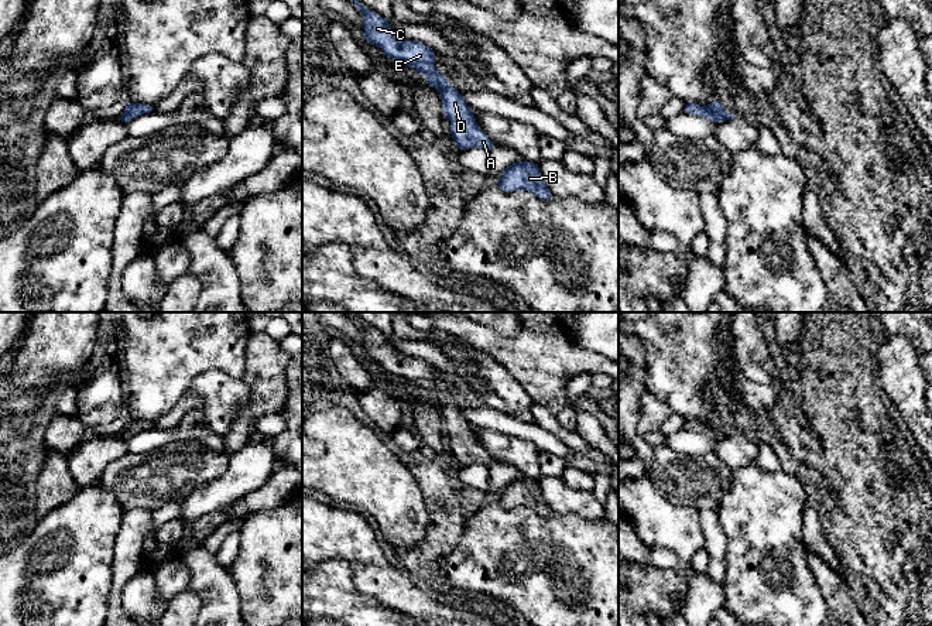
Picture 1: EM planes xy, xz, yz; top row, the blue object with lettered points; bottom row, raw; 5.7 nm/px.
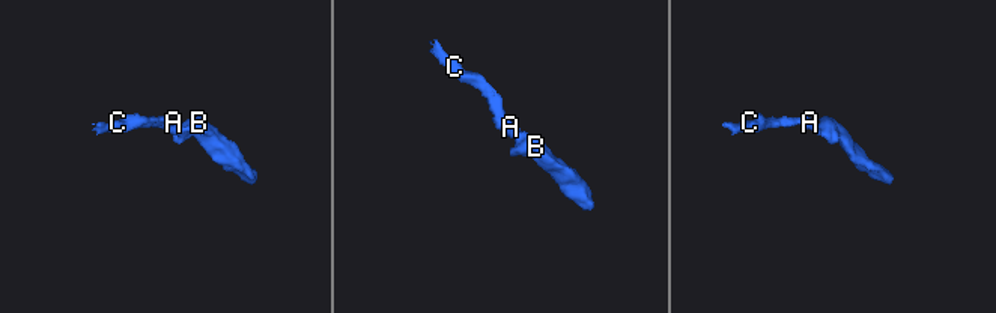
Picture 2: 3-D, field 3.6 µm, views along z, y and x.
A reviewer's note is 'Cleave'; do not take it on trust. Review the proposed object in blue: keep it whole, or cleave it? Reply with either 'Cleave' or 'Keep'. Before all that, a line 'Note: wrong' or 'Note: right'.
Note: wrong
Keep

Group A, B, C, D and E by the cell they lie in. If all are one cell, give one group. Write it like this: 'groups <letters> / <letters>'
groups A B C D E

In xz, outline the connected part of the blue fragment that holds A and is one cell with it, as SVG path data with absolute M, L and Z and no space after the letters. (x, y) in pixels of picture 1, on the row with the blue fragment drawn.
M350 0L363 13L363 37L384 51L391 59L415 68L428 78L428 83L441 92L445 116L450 120L450 134L462 150L473 147L490 151L494 144L474 122L472 109L462 95L452 88L446 76L435 68L435 54L425 44L398 37L390 23L378 13L370 11L359 0Z

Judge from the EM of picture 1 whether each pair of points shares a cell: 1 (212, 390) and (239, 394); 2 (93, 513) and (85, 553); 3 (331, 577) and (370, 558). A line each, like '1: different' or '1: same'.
1: same
2: same
3: different

